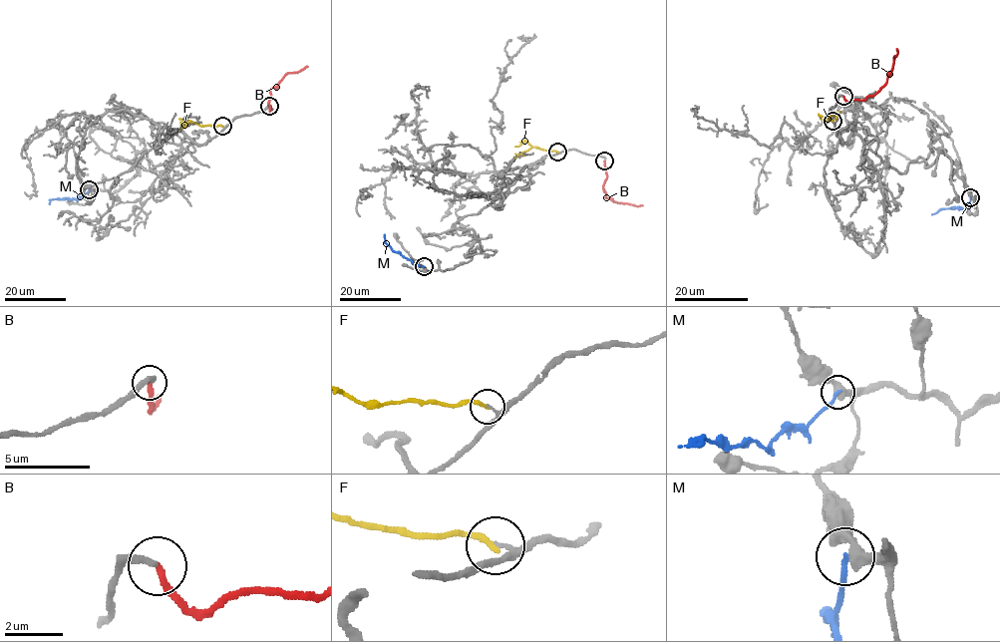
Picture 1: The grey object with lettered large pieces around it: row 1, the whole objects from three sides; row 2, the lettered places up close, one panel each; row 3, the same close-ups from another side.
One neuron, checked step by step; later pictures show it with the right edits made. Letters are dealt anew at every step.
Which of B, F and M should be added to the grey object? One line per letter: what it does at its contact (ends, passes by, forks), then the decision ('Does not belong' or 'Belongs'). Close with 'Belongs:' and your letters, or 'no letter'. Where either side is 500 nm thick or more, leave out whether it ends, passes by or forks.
B: It ends there. Belongs
F: It ends there. Does not belong
M: It ends there. Does not belong
Belongs: B

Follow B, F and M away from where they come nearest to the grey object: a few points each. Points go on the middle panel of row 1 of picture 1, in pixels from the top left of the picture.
B: (604, 160), (605, 197), (613, 201), (643, 205)
F: (557, 152), (533, 147), (522, 152), (522, 156), (515, 154)
M: (424, 266), (415, 265), (392, 249), (384, 234)

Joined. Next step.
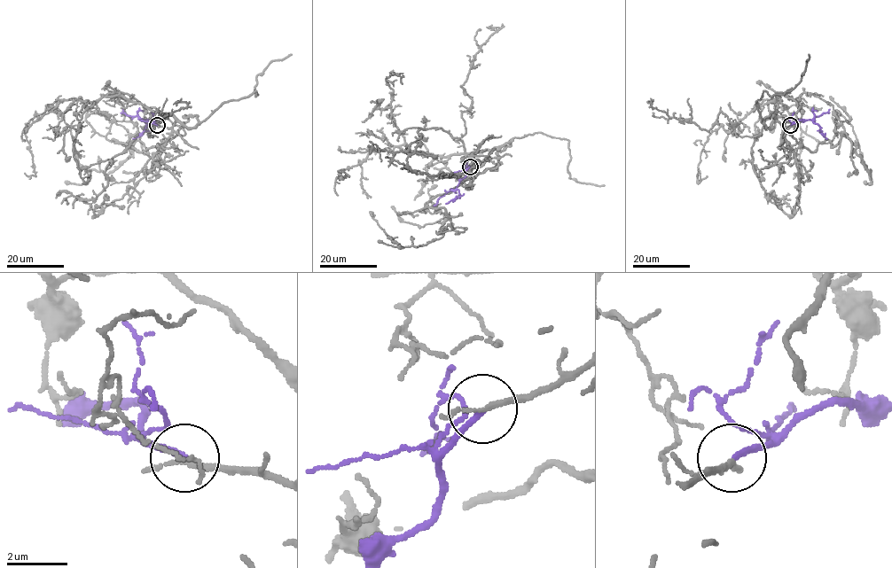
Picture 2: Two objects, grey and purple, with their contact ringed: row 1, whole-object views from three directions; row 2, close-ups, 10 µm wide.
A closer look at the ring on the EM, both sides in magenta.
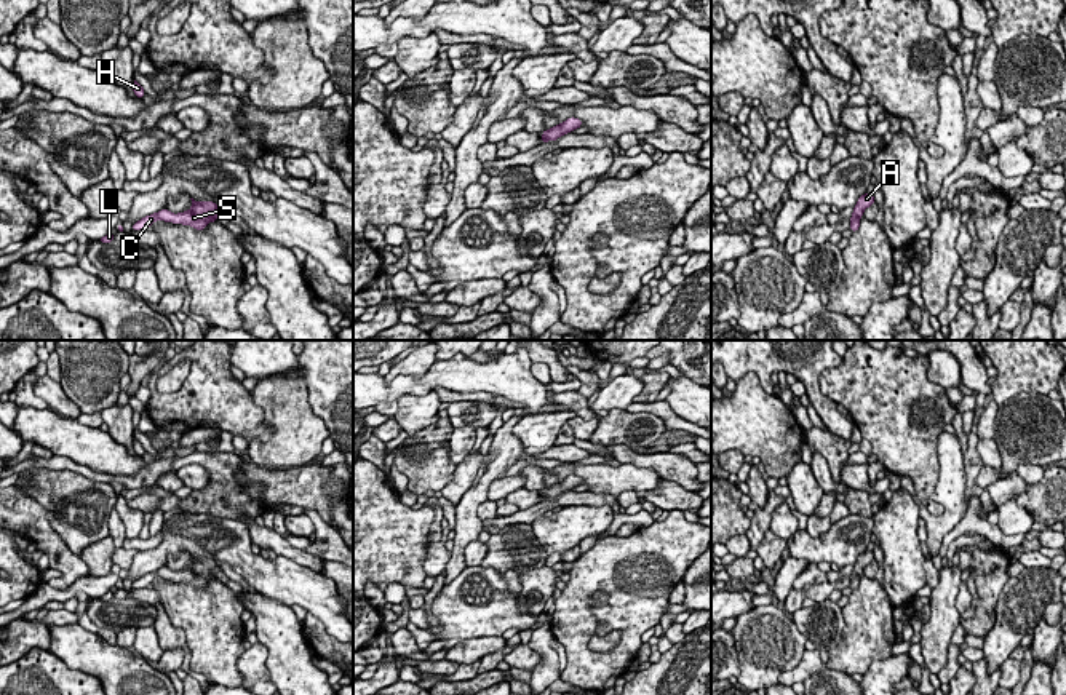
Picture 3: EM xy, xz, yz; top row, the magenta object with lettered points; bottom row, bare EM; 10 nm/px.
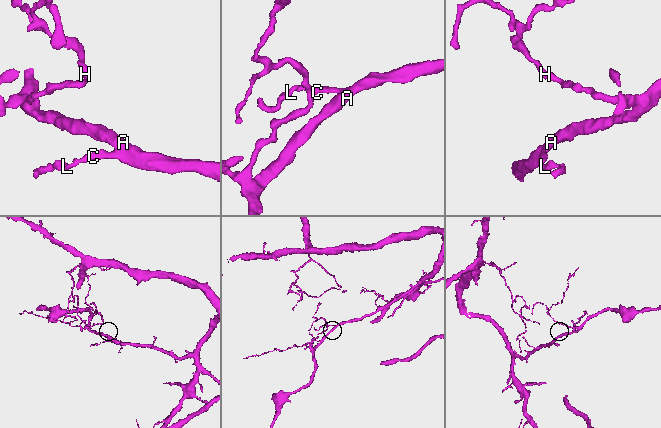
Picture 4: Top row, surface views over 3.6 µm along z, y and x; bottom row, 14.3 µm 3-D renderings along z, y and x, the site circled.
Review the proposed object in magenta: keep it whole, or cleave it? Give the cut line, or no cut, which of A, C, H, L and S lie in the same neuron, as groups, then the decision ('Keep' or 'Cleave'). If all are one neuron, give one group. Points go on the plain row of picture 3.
No split. Groups: A C H L S. Keep

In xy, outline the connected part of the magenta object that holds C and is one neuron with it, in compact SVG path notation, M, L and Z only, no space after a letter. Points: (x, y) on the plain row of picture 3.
M193 556L190 558L192 558L192 566L187 567L185 570L173 572L168 567L161 567L155 572L145 574L144 577L137 578L131 588L133 590L145 588L152 585L155 578L184 582L184 583L192 583L197 588L203 588L209 580L214 580L216 575L222 572L219 564L209 558L208 559L195 559Z

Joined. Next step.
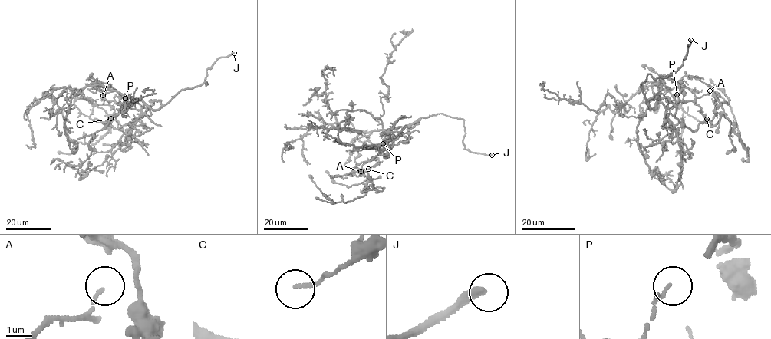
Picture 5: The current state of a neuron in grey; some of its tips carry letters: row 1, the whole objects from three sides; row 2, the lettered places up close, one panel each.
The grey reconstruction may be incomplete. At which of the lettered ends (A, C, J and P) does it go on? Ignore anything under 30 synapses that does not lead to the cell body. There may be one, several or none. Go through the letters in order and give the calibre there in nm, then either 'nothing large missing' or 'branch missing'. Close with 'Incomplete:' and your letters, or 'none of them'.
A: 70 nm | nothing large missing
C: 100 nm | nothing large missing
J: 260 nm | branch missing
P: 80 nm | nothing large missing
Incomplete: J

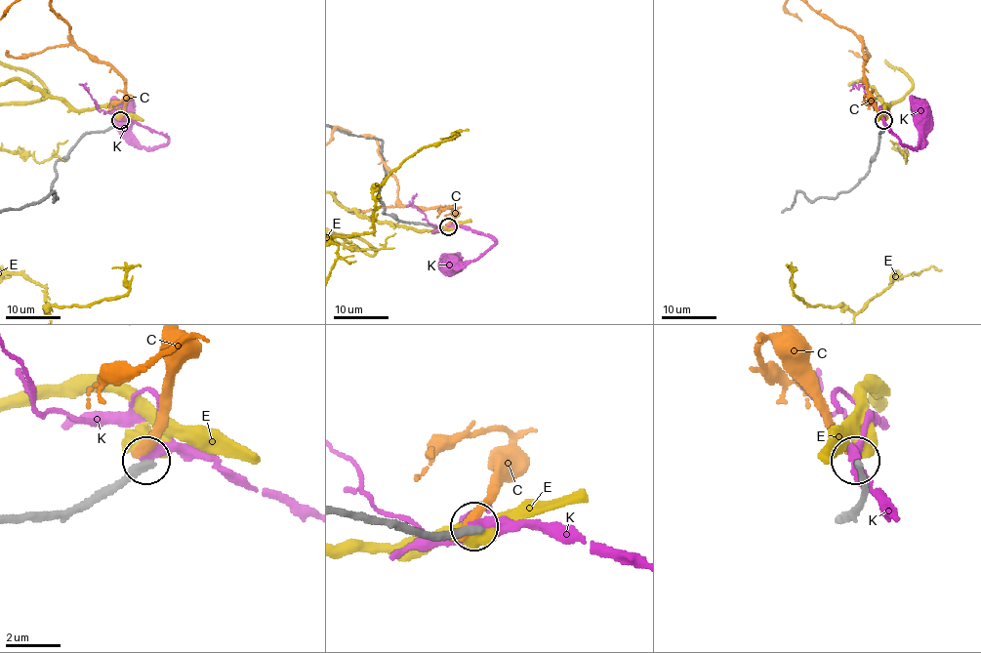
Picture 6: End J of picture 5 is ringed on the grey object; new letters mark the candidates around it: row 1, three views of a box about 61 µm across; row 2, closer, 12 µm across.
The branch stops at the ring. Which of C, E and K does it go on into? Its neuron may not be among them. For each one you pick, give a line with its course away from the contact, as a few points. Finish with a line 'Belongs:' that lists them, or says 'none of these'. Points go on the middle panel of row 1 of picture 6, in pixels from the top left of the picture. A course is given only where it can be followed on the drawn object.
K: via (448, 225), (462, 225), (491, 237), (496, 242), (468, 262), (449, 262)
Belongs: K

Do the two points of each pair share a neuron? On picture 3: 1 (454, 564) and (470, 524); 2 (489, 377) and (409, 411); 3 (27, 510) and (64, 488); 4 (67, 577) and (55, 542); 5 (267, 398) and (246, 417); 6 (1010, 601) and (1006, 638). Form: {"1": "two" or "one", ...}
{"1": "one", "2": "two", "3": "two", "4": "one", "5": "two", "6": "one"}

